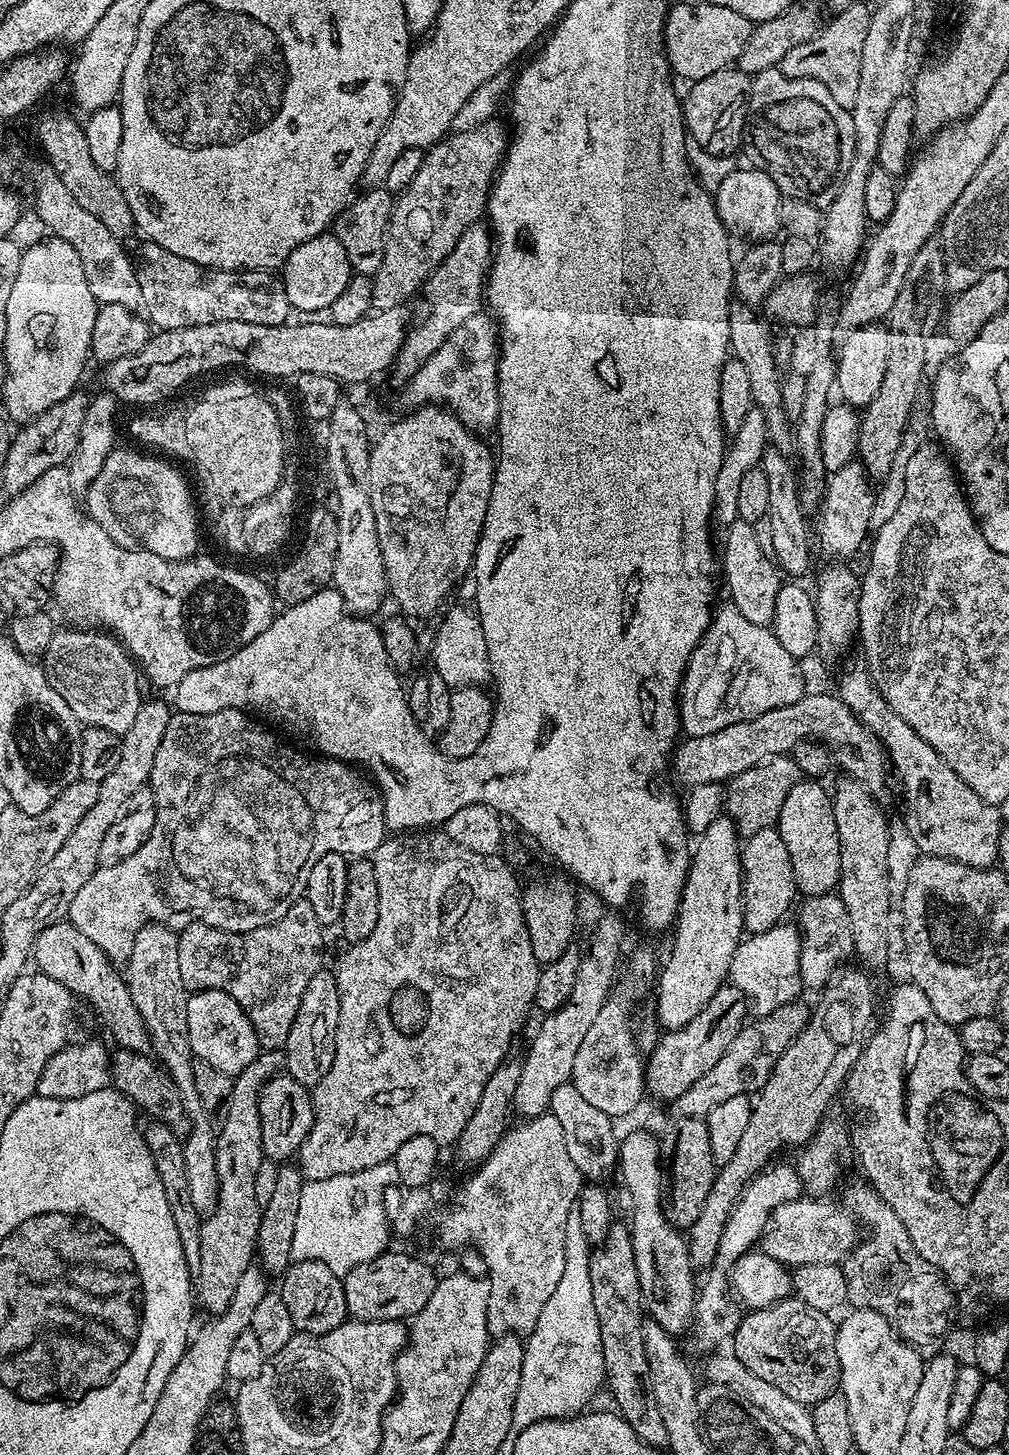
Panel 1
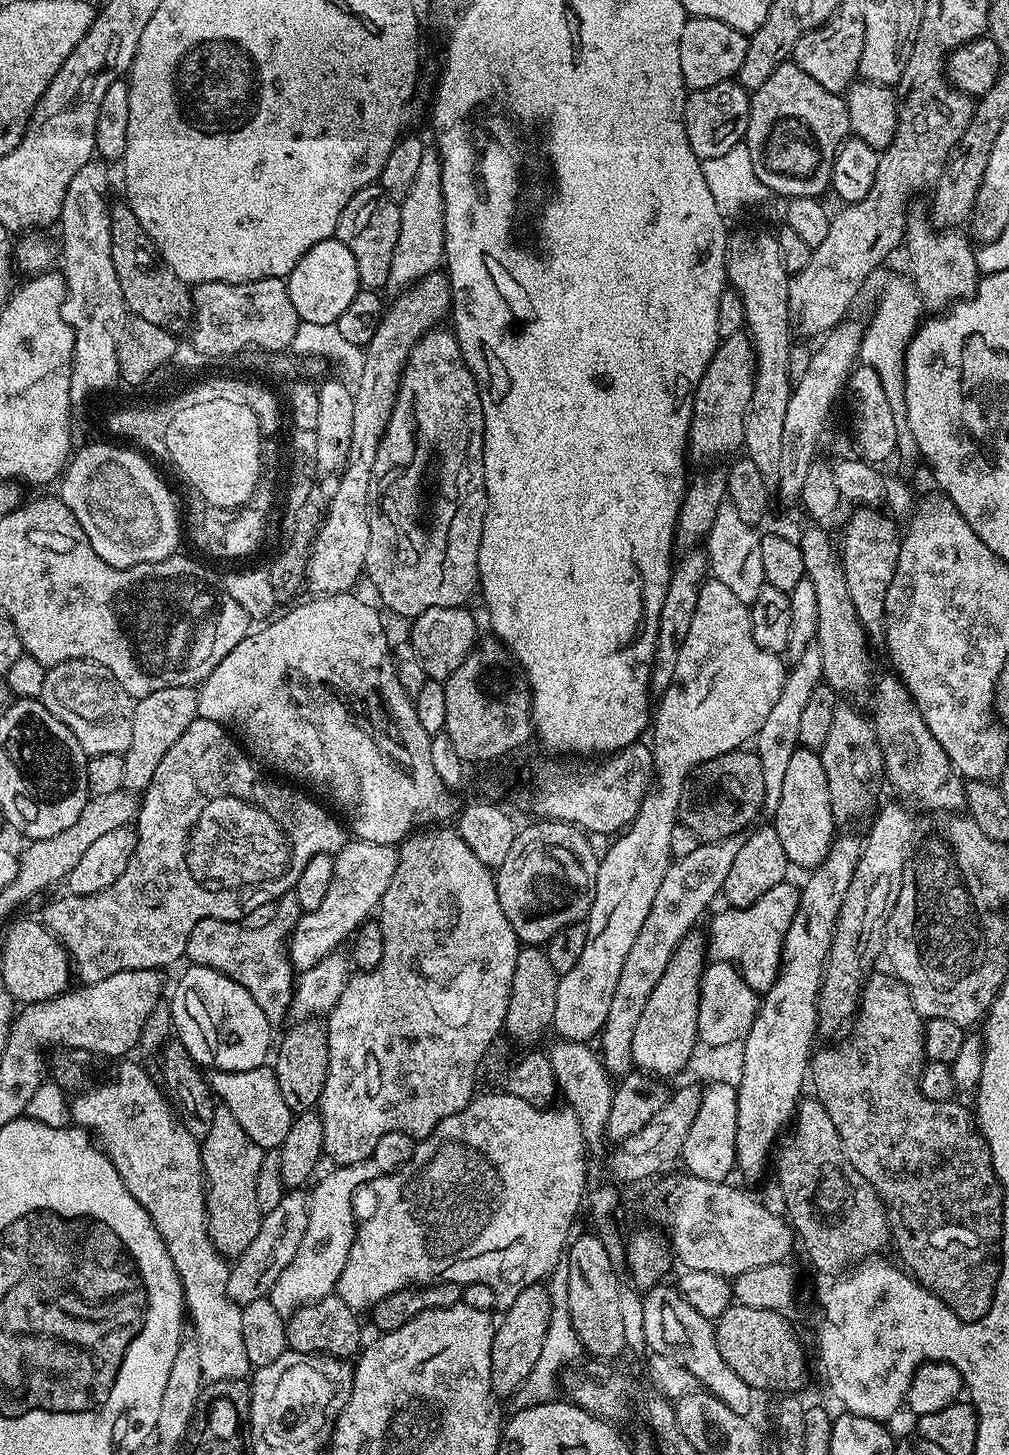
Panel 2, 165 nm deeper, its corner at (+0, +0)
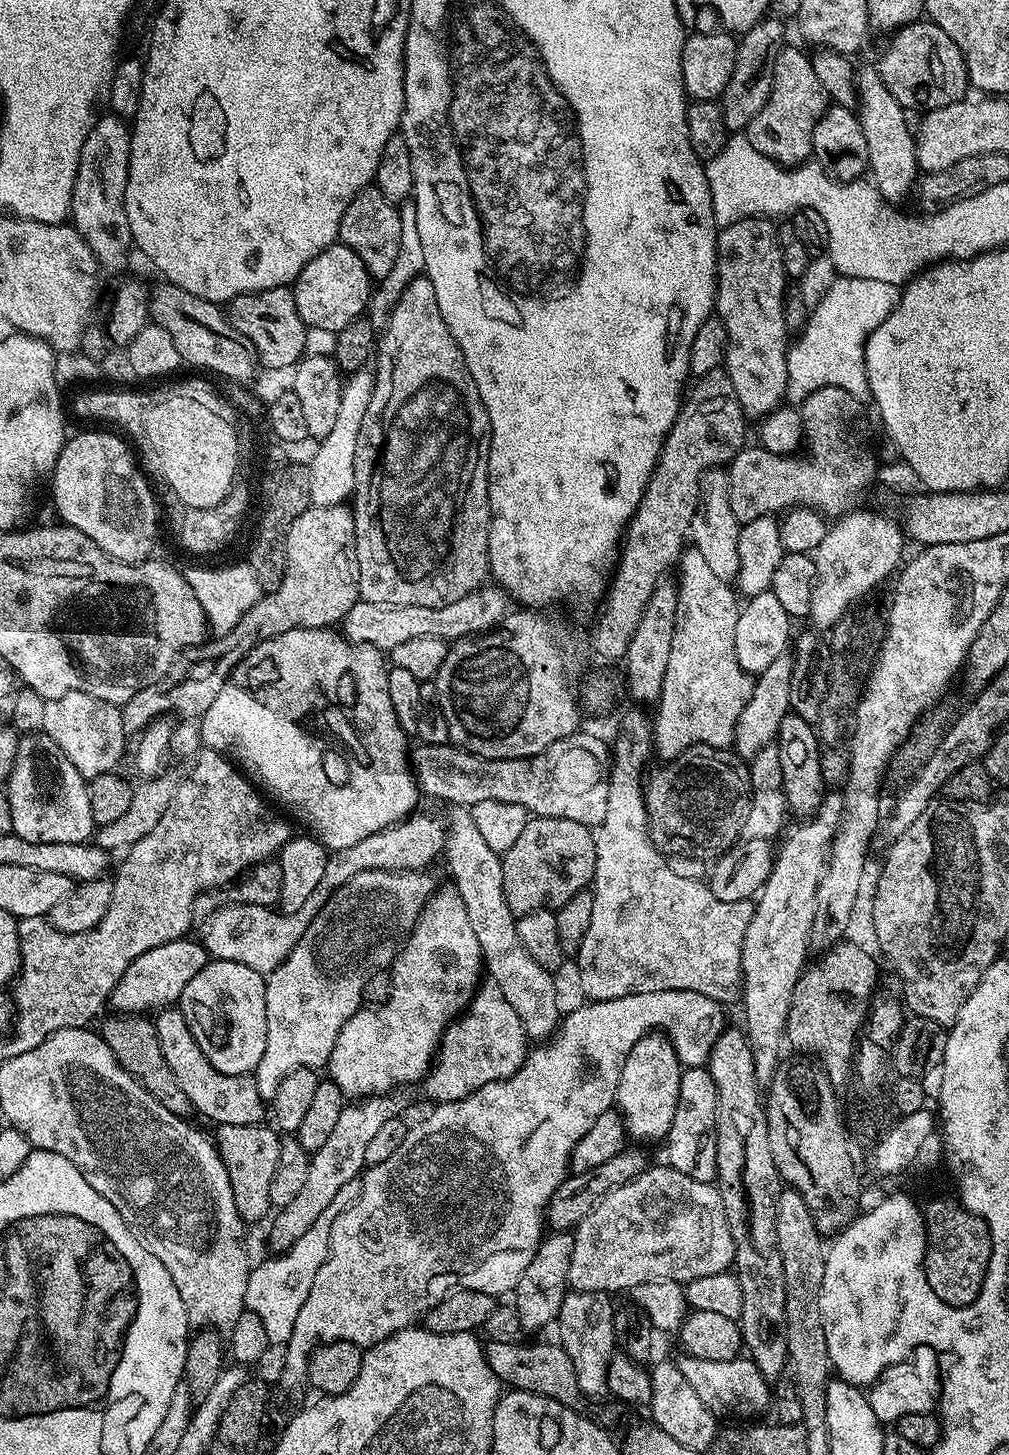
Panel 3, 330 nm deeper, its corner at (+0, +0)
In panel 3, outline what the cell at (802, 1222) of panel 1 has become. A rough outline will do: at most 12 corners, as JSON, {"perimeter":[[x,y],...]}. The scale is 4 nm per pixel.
{"perimeter":[[649,1166],[574,1230],[569,1289],[727,1272],[715,1183]]}

